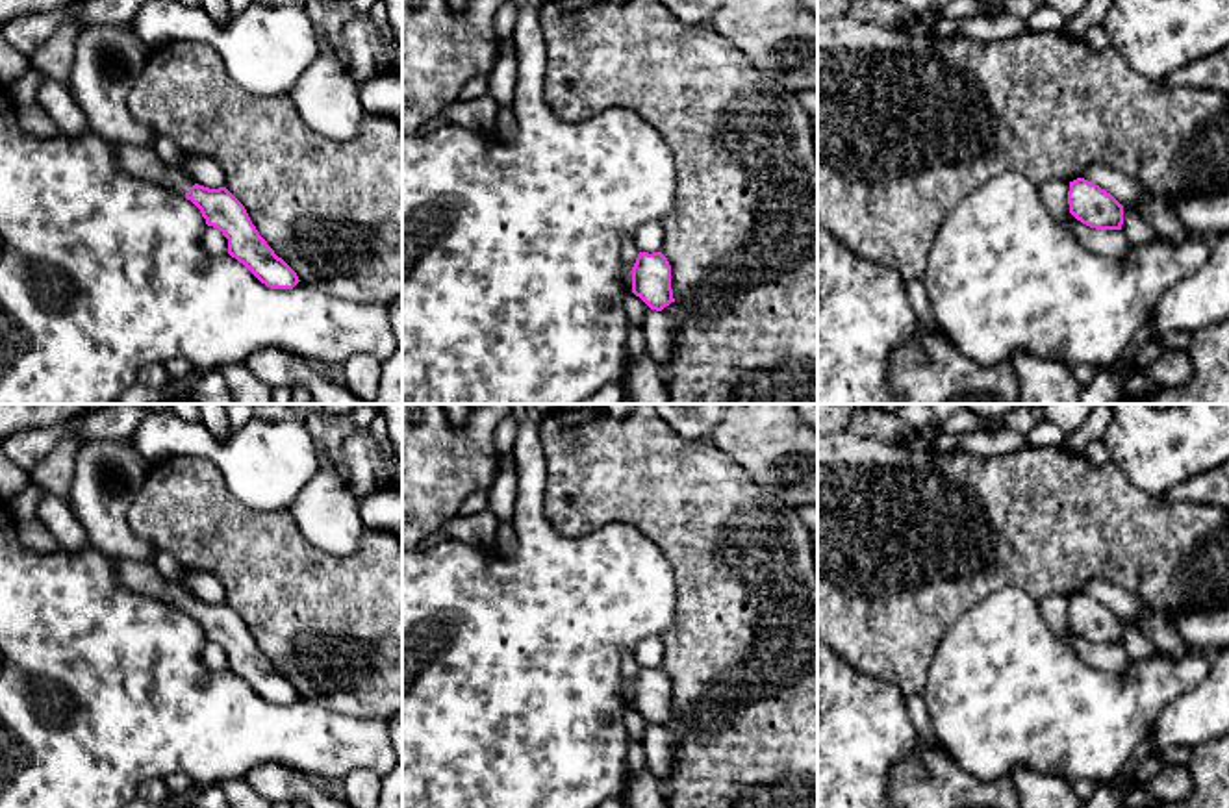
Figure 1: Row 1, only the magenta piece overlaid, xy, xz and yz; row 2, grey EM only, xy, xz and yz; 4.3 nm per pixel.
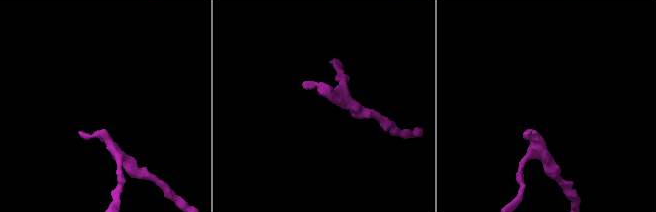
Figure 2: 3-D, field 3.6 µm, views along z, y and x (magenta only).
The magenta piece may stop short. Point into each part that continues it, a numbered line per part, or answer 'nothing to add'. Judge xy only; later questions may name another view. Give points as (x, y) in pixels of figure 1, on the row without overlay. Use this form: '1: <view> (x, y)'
1: xy (141, 577)

